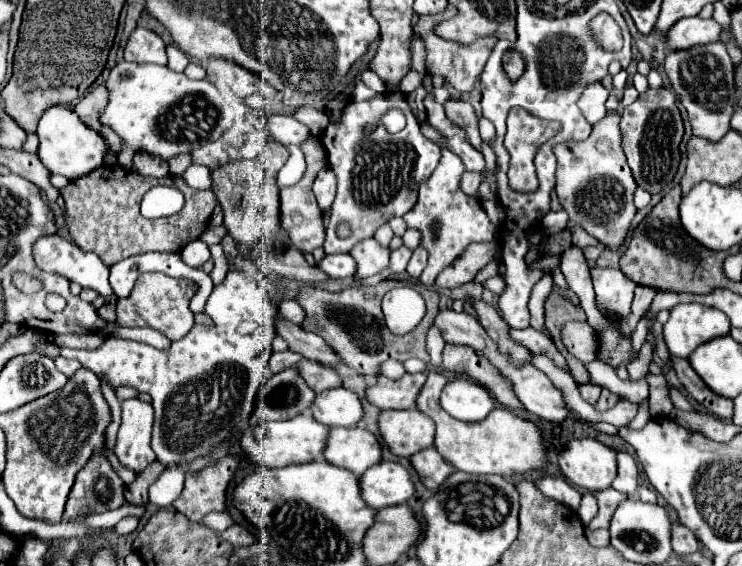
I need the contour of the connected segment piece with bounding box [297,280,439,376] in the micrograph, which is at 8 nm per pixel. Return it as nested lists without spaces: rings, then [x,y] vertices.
[[[383,280],[371,288],[363,288],[363,286],[361,288],[345,288],[341,292],[301,288],[297,302],[303,306],[303,310],[307,314],[303,328],[307,332],[317,332],[341,356],[341,360],[347,366],[355,368],[363,376],[379,376],[381,364],[389,358],[395,358],[401,362],[405,362],[409,358],[421,358],[421,360],[429,362],[429,354],[425,348],[425,332],[429,328],[429,322],[433,322],[433,318],[439,312],[437,292],[423,292],[423,284],[415,284],[419,294],[423,294],[423,298],[425,298],[427,312],[413,332],[409,332],[405,336],[395,336],[385,326],[383,312],[381,312],[381,298],[387,290],[395,288],[397,284],[399,284],[397,280]]]

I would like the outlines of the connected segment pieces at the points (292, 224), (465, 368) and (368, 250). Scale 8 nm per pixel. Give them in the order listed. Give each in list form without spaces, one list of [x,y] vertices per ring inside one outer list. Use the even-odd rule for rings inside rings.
[[[313,144],[313,150],[305,152],[307,156],[307,170],[303,174],[303,178],[291,186],[291,188],[283,188],[279,192],[279,204],[281,204],[281,228],[285,228],[289,232],[289,238],[293,240],[293,246],[301,252],[313,252],[315,248],[323,246],[325,242],[325,226],[323,226],[323,212],[317,206],[317,200],[313,196],[313,180],[317,176],[317,172],[325,166],[325,154],[323,148],[319,148],[317,144]]]
[[[445,344],[441,368],[451,374],[467,374],[469,378],[481,382],[495,396],[495,400],[507,408],[523,408],[513,392],[513,386],[499,376],[497,368],[493,368],[485,358],[481,360],[469,346]]]
[[[375,238],[361,240],[349,252],[357,262],[356,274],[358,279],[365,279],[379,273],[389,266],[389,248],[383,248]]]

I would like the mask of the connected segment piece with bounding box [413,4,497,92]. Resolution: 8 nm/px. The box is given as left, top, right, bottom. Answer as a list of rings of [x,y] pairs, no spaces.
[[[449,4],[445,12],[441,14],[429,14],[429,16],[419,16],[419,22],[413,26],[415,34],[419,34],[425,40],[427,46],[427,72],[433,76],[445,76],[445,80],[459,92],[469,92],[473,90],[477,78],[483,72],[483,66],[487,64],[487,58],[497,42],[497,36],[483,36],[479,40],[475,40],[473,44],[459,44],[453,40],[445,40],[441,36],[435,34],[435,26],[441,24],[443,20],[449,20],[457,14],[457,10]]]

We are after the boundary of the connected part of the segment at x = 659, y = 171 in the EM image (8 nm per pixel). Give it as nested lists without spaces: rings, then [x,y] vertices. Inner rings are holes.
[[[649,88],[645,94],[637,98],[637,102],[625,106],[621,114],[621,132],[623,132],[623,150],[637,186],[651,194],[669,188],[681,162],[679,144],[683,138],[683,120],[675,104],[673,92],[667,88],[659,90]]]

